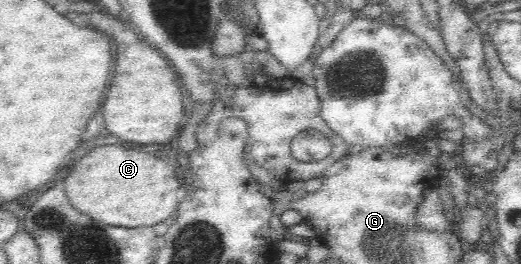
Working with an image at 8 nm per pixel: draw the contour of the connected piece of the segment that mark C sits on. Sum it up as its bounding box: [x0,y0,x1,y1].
[64,145,182,227]

